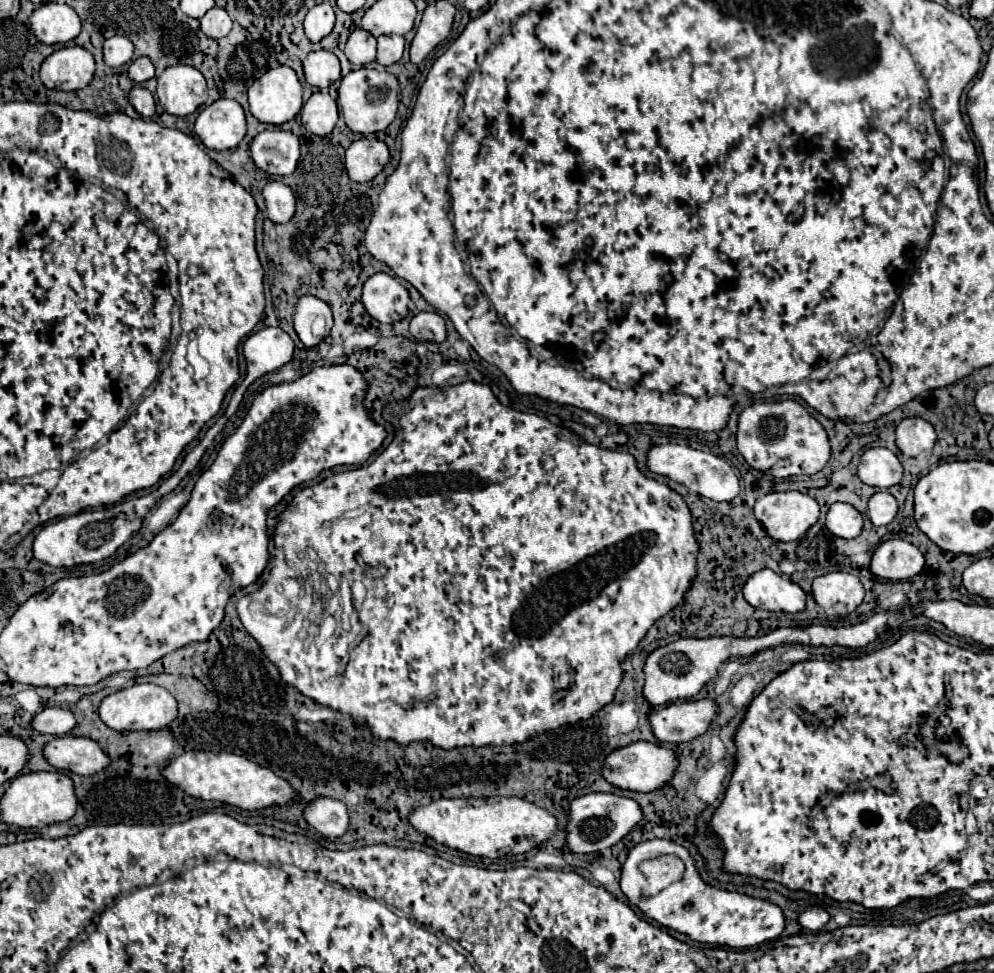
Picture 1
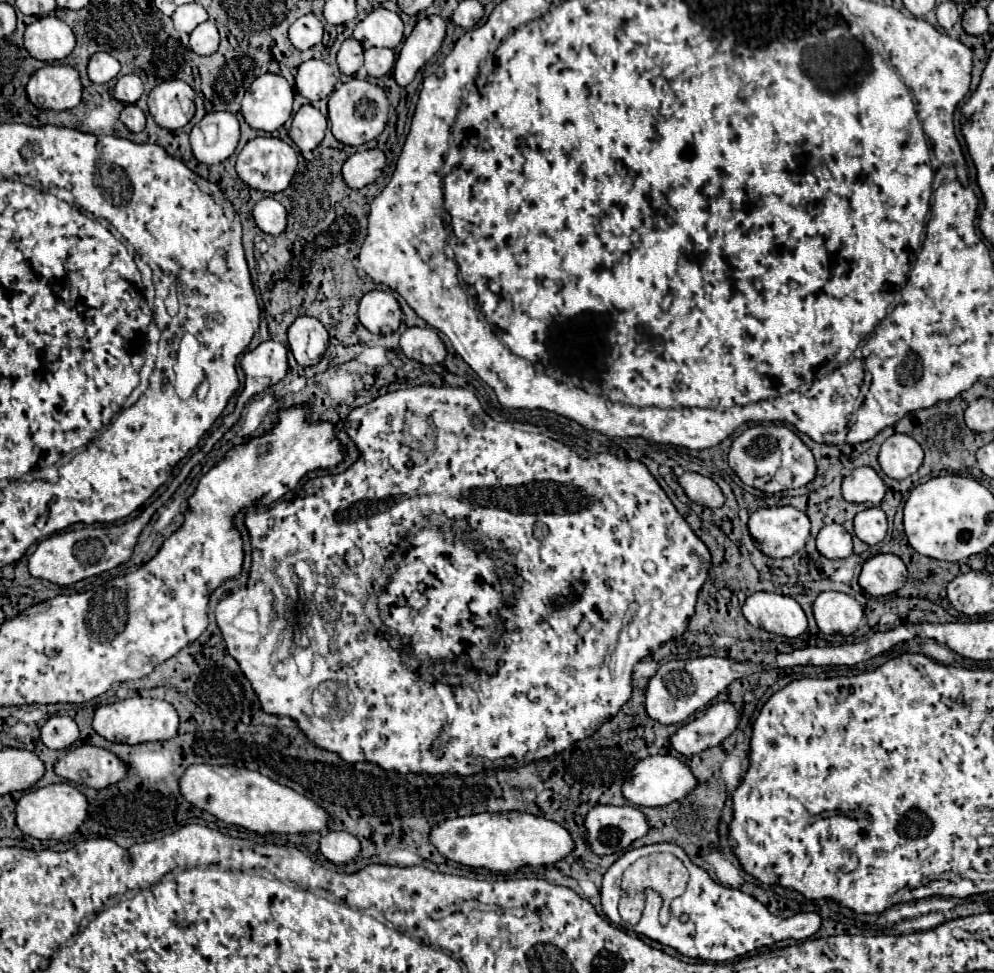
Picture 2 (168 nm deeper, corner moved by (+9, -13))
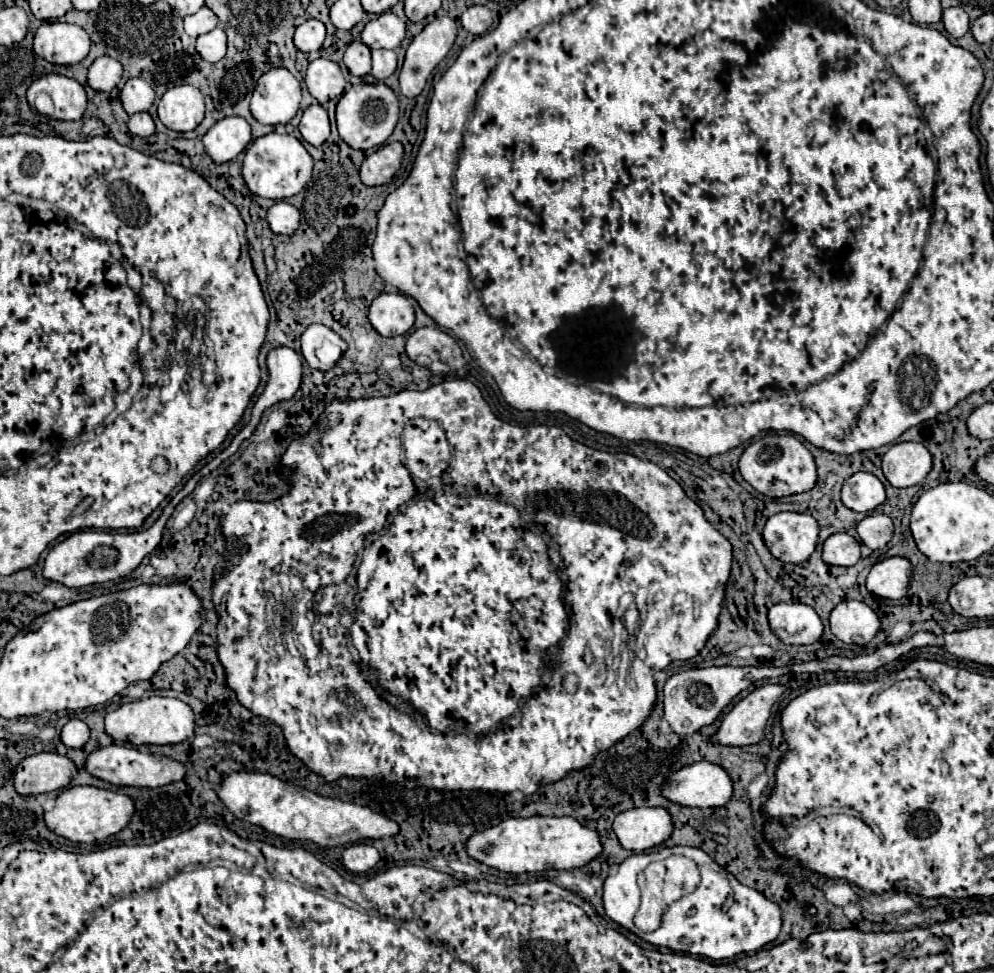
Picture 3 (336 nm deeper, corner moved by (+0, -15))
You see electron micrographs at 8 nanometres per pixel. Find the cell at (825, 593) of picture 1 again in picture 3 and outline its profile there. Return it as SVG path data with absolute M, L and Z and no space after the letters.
M843 600L829 616L831 632L847 644L867 644L879 630L877 614L857 600Z

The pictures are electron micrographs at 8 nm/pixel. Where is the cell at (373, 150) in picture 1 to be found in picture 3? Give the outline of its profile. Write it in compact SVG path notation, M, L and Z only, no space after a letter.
M399 142L385 144L385 146L377 148L361 164L361 170L359 170L361 182L365 186L387 184L395 176L395 172L399 170L401 158L403 158L403 146Z

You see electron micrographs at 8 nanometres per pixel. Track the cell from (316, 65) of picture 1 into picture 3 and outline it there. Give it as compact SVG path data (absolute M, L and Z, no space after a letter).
M317 58L307 68L305 84L307 84L309 94L319 104L325 104L325 102L335 100L343 94L345 78L341 74L339 64L331 62L331 60L325 60L325 58Z

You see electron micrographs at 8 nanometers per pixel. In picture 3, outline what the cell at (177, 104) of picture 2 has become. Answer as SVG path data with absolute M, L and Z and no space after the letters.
M195 86L169 88L157 102L159 120L175 132L189 132L199 126L205 114L203 94Z

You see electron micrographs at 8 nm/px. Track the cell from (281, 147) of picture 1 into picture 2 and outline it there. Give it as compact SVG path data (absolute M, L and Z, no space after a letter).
M262 136L262 138L254 138L254 140L246 142L246 146L242 148L242 152L238 154L238 160L236 160L236 174L246 186L260 190L260 192L276 194L290 186L296 166L298 166L298 154L294 152L292 146L288 146L280 138Z

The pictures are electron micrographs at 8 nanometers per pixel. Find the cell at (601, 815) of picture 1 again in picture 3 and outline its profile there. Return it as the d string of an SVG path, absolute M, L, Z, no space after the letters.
M633 808L615 816L613 832L625 850L645 852L663 844L671 836L673 824L665 808Z

